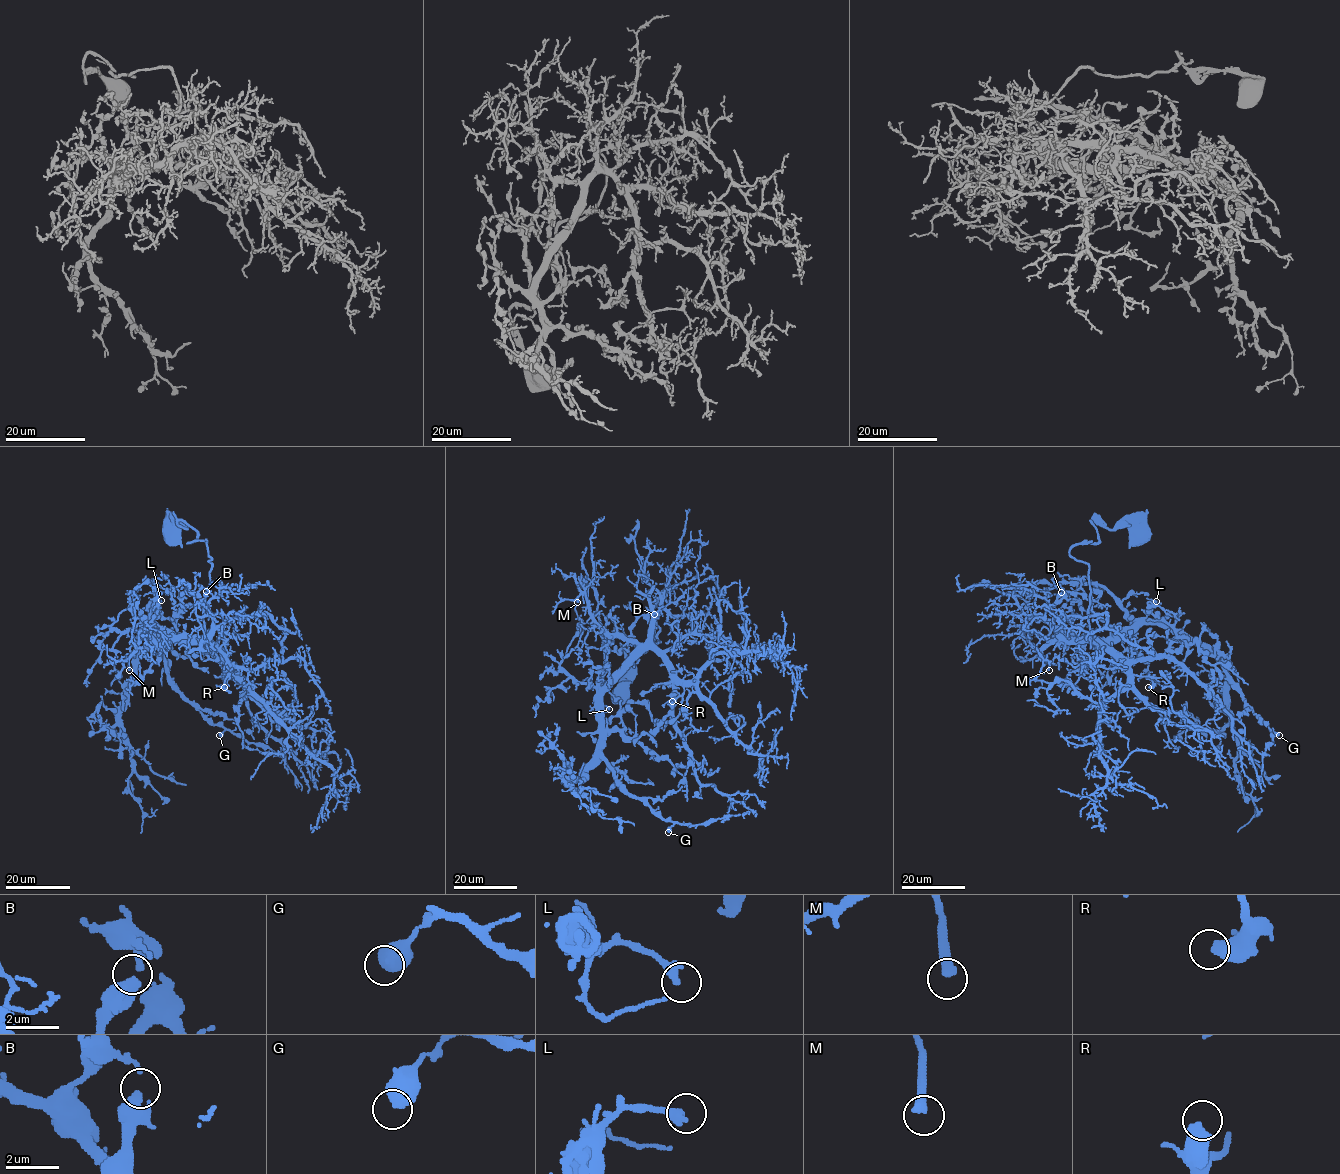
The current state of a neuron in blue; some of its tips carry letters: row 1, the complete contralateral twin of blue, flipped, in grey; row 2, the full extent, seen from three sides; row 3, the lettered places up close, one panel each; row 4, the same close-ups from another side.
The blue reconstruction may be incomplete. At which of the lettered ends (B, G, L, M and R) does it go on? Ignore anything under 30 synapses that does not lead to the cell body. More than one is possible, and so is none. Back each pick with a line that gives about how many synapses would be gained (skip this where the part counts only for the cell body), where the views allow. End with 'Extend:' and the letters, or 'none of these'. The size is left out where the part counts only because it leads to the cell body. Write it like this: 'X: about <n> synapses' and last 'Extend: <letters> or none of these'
M: about 130 synapses
Extend: M

